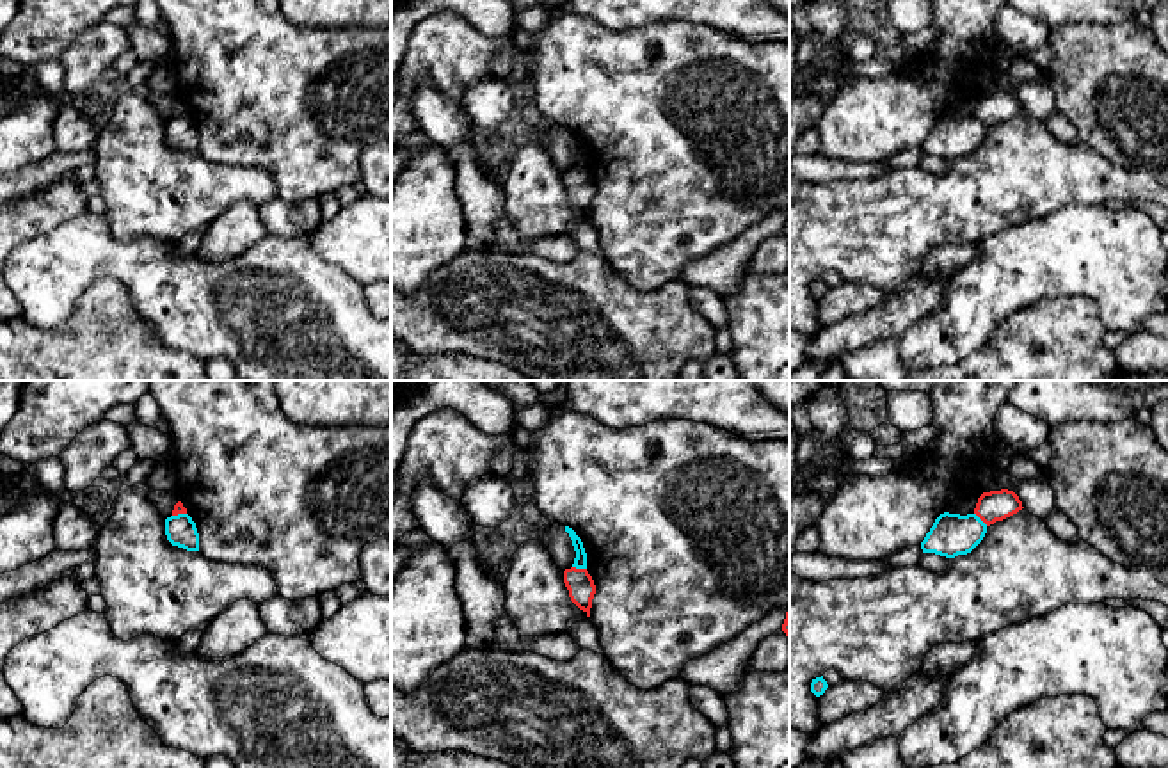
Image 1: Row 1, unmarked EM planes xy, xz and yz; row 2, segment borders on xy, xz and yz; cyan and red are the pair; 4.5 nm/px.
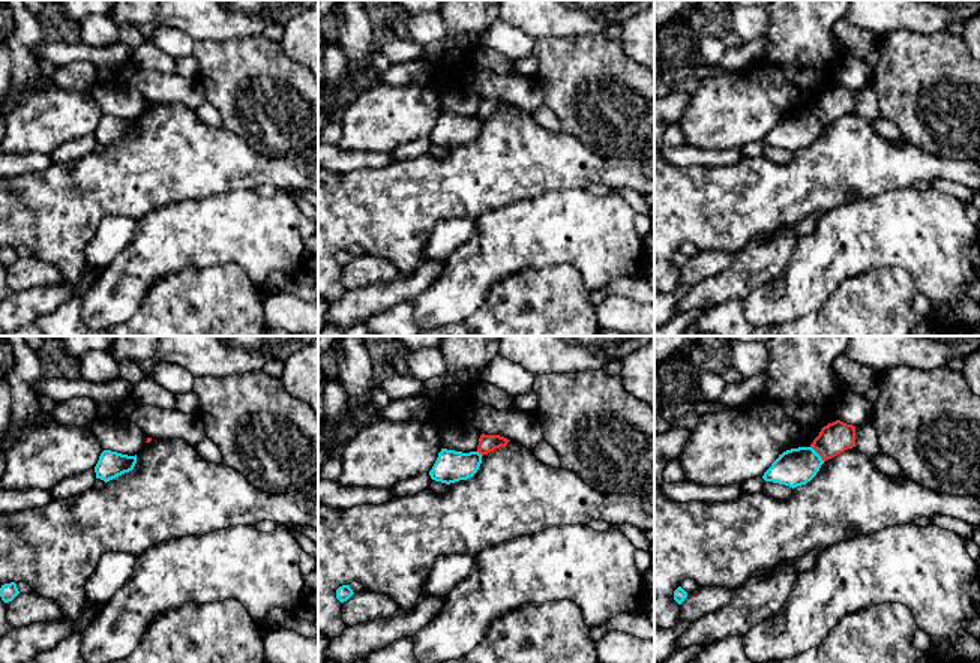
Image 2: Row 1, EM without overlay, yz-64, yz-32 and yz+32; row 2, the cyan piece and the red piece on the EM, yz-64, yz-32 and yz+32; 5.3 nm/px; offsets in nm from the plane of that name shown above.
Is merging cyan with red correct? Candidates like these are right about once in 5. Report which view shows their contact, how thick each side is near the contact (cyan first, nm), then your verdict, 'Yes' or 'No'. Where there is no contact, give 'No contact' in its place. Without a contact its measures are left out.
Touches cyan in xz. Thickness 60 nm (cyan) against 120 nm. No

